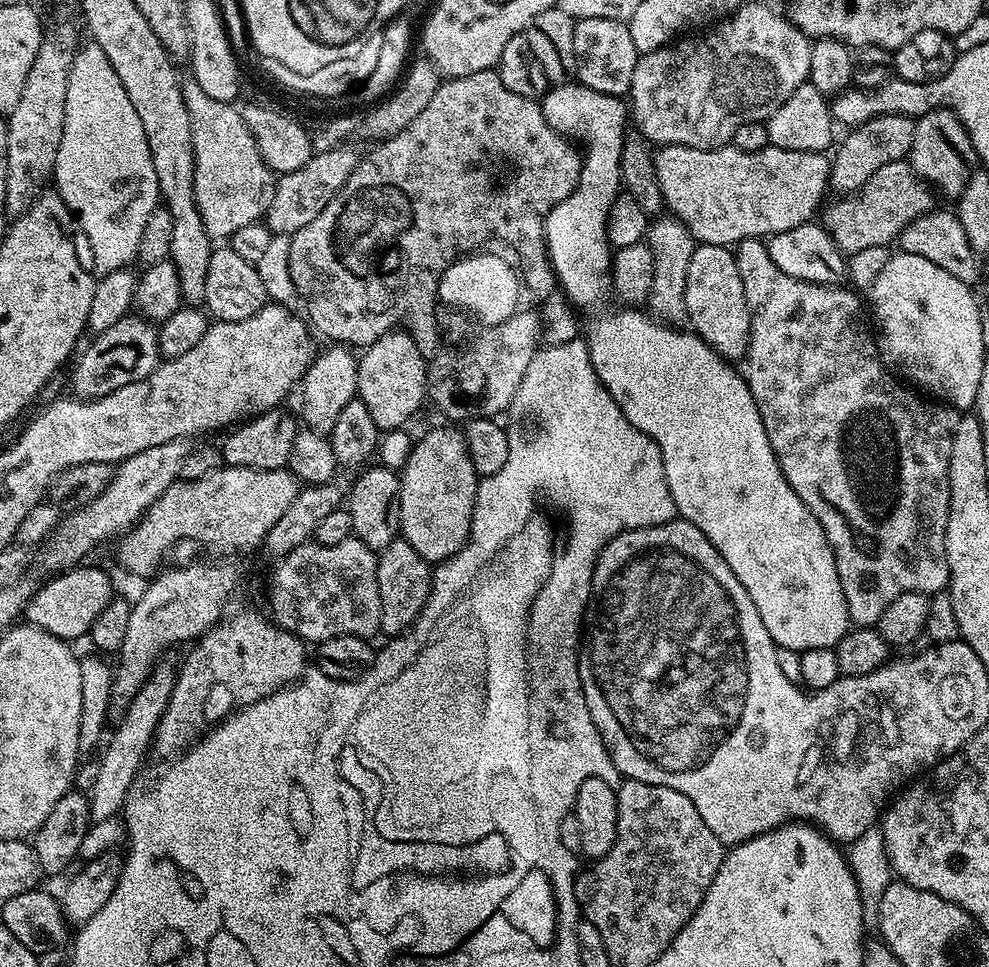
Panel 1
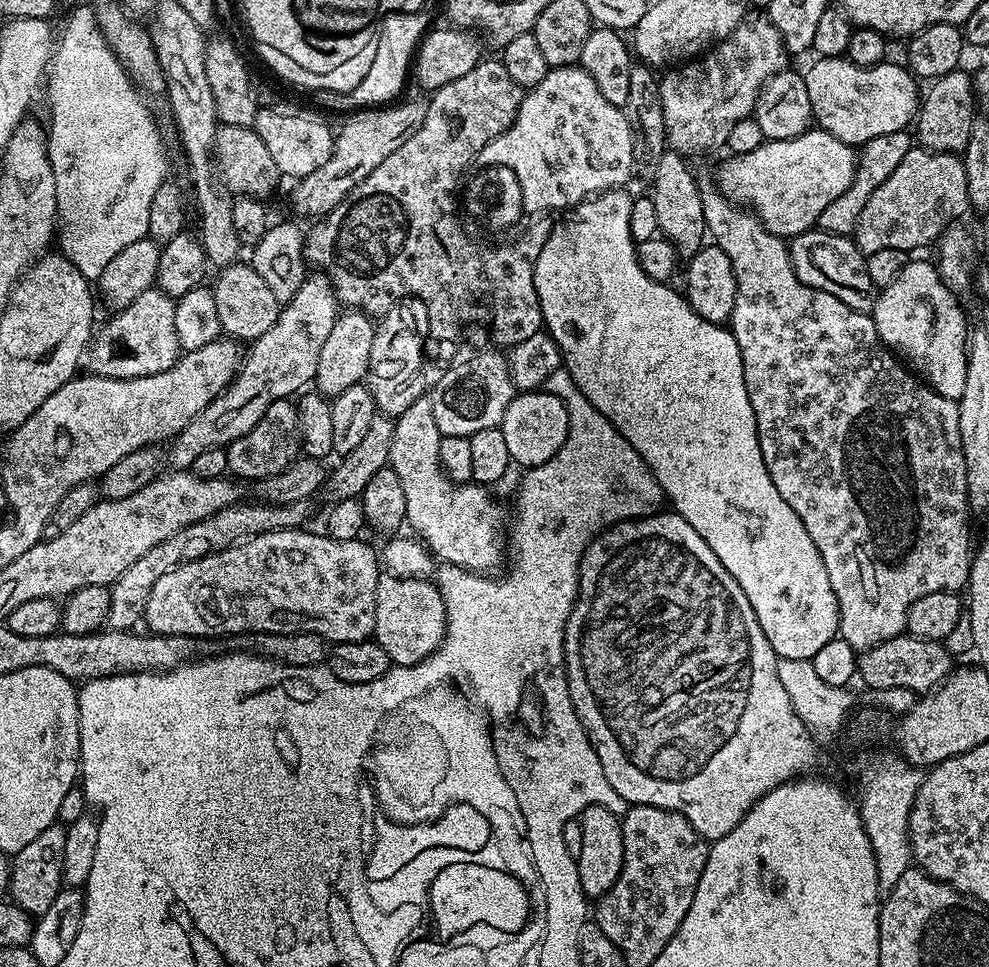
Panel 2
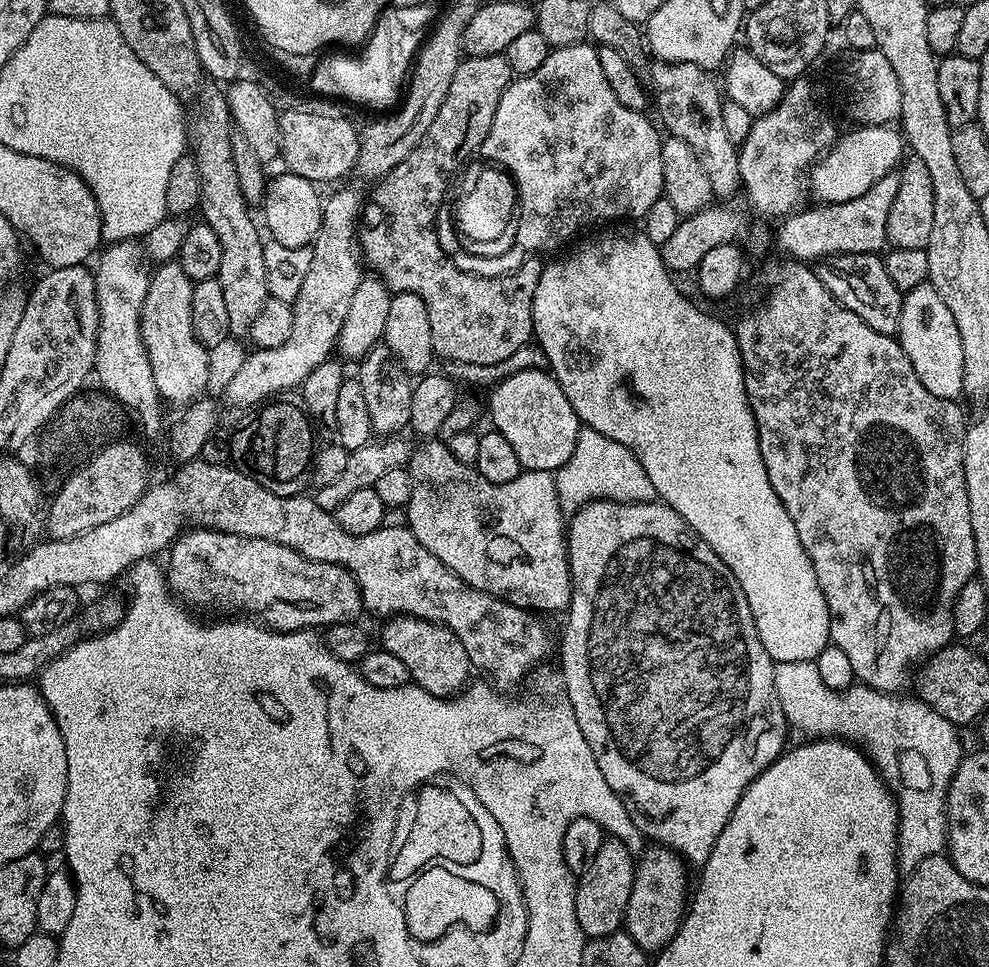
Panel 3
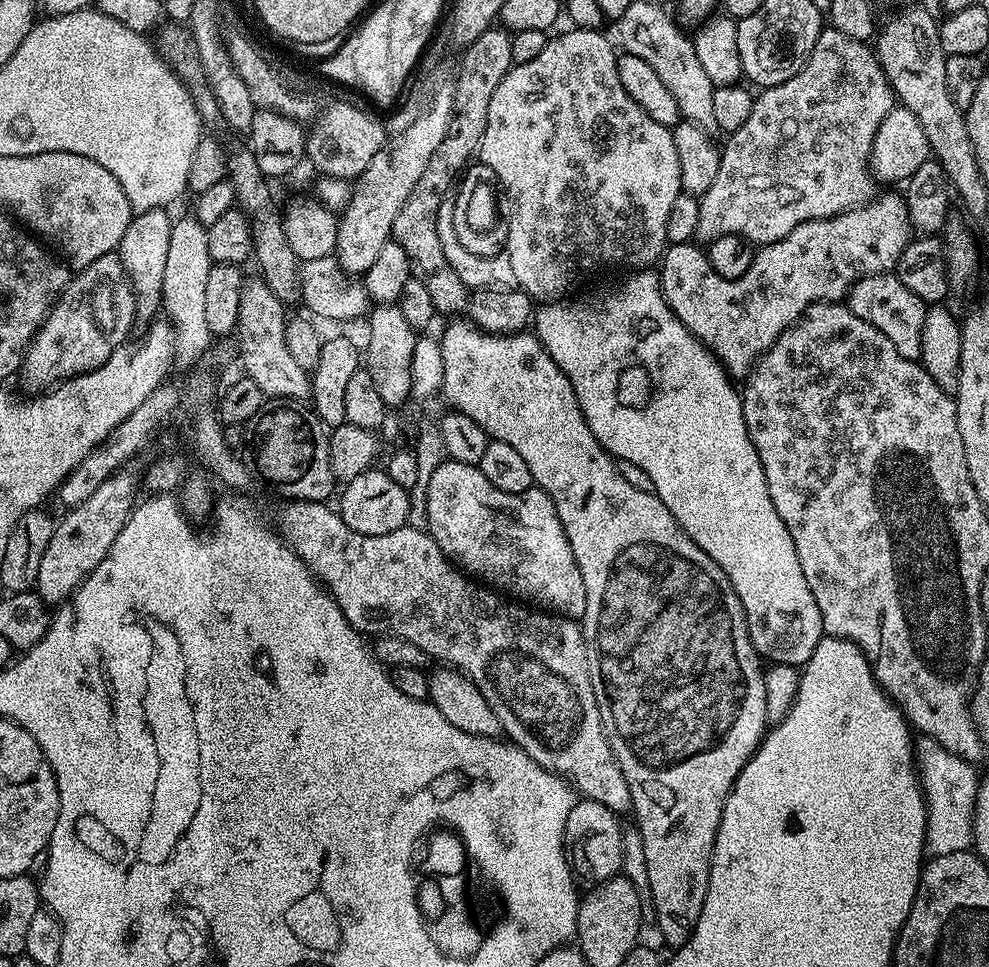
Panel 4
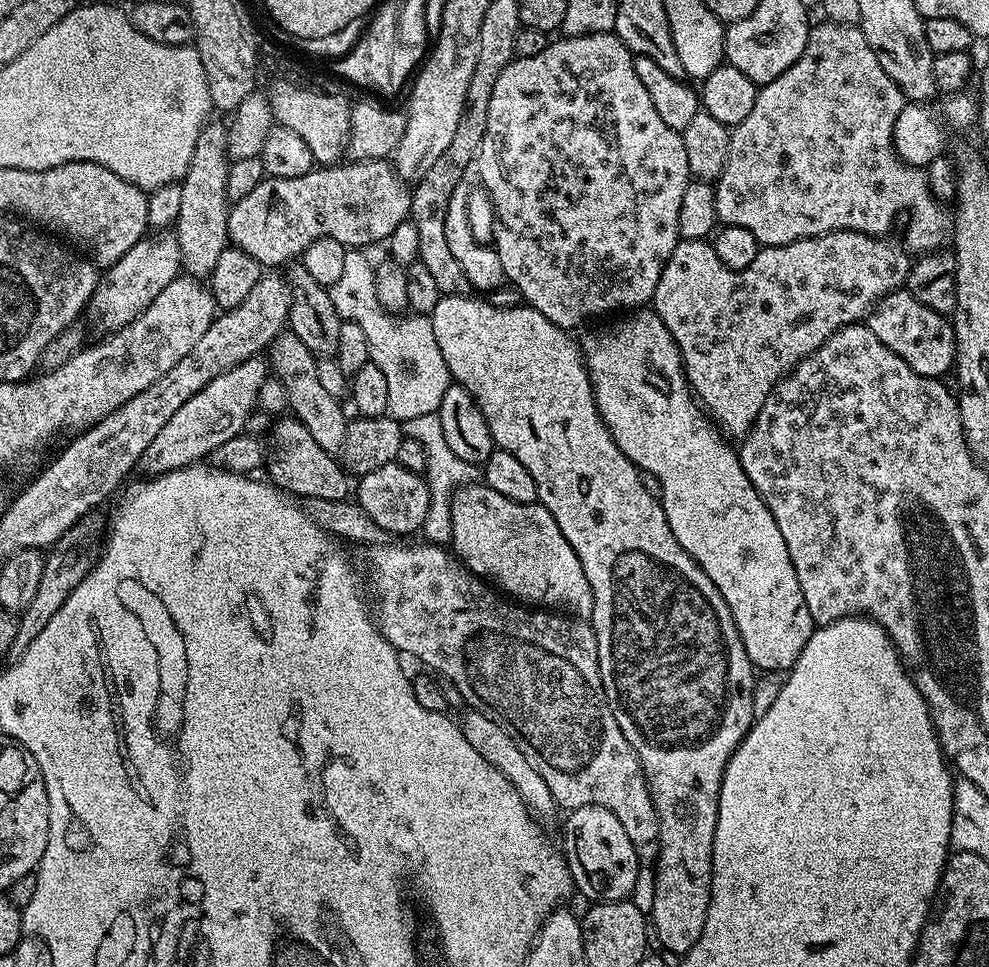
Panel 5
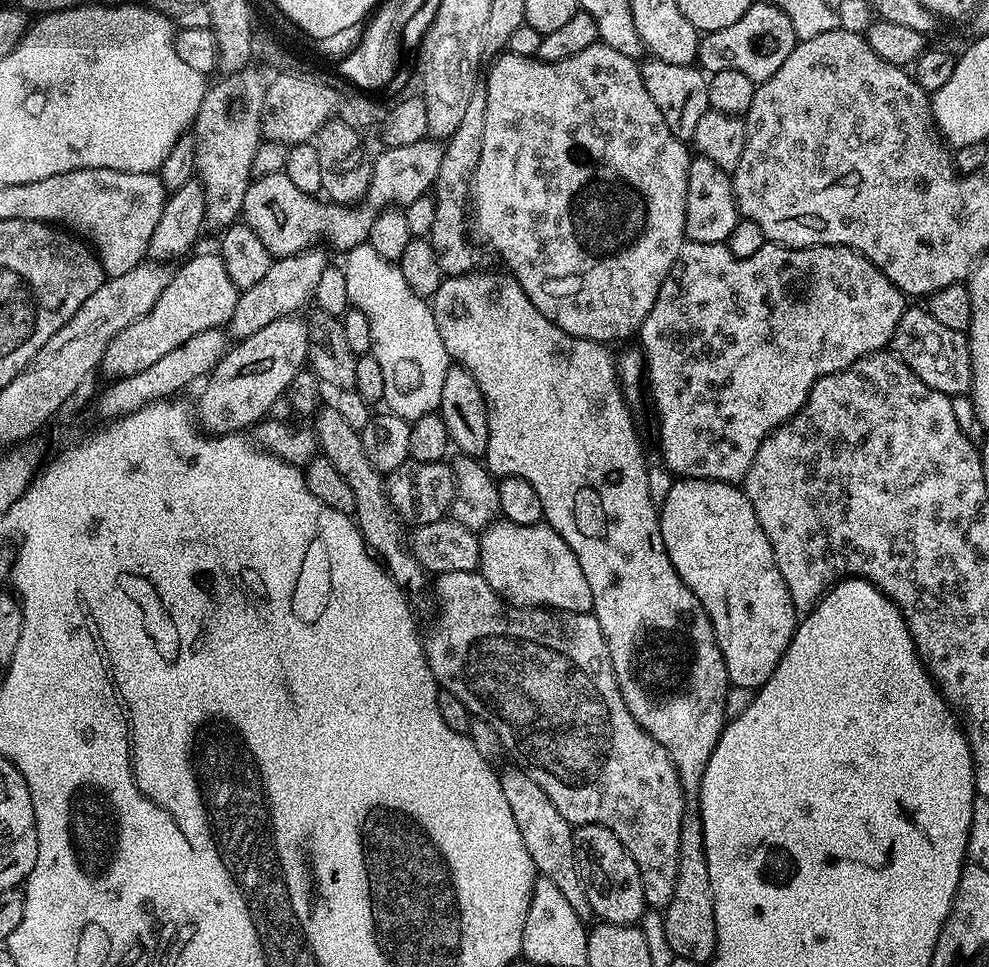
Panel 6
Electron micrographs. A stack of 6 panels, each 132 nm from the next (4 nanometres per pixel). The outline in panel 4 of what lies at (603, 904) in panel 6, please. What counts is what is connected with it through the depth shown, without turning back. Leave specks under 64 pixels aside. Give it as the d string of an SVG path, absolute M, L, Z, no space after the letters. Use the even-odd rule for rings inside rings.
M583 798L564 817L564 855L581 881L599 882L617 875L624 864L624 836L620 833L621 817L602 802Z

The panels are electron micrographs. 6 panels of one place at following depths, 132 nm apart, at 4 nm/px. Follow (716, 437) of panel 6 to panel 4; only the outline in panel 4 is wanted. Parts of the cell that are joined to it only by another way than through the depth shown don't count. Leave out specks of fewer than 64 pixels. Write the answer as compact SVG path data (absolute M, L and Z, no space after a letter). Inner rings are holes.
M896 190L884 191L849 212L794 226L786 238L763 245L742 278L722 278L699 243L668 244L658 261L658 275L670 310L714 353L729 376L747 377L761 354L811 304L843 301L862 278L895 269L914 229L907 199L892 192Z

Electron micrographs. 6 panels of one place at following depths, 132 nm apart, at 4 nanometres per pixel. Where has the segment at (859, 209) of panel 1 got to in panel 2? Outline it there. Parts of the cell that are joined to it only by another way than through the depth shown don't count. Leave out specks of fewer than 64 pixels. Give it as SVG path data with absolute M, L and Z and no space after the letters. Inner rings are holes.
M913 146L898 162L894 174L870 194L854 239L860 251L902 250L909 254L915 248L935 245L940 235L957 223L959 216L969 215L970 193L966 190L966 170L959 155L950 152L930 152Z

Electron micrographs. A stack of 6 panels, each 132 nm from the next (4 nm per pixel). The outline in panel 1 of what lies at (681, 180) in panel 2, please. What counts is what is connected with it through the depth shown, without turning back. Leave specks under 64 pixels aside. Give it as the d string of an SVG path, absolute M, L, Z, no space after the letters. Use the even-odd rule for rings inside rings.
M664 214L649 223L646 243L652 247L654 254L654 282L650 286L650 294L646 301L647 311L661 324L683 325L688 318L686 270L698 242L690 234L690 230L686 230L681 220L671 214Z

